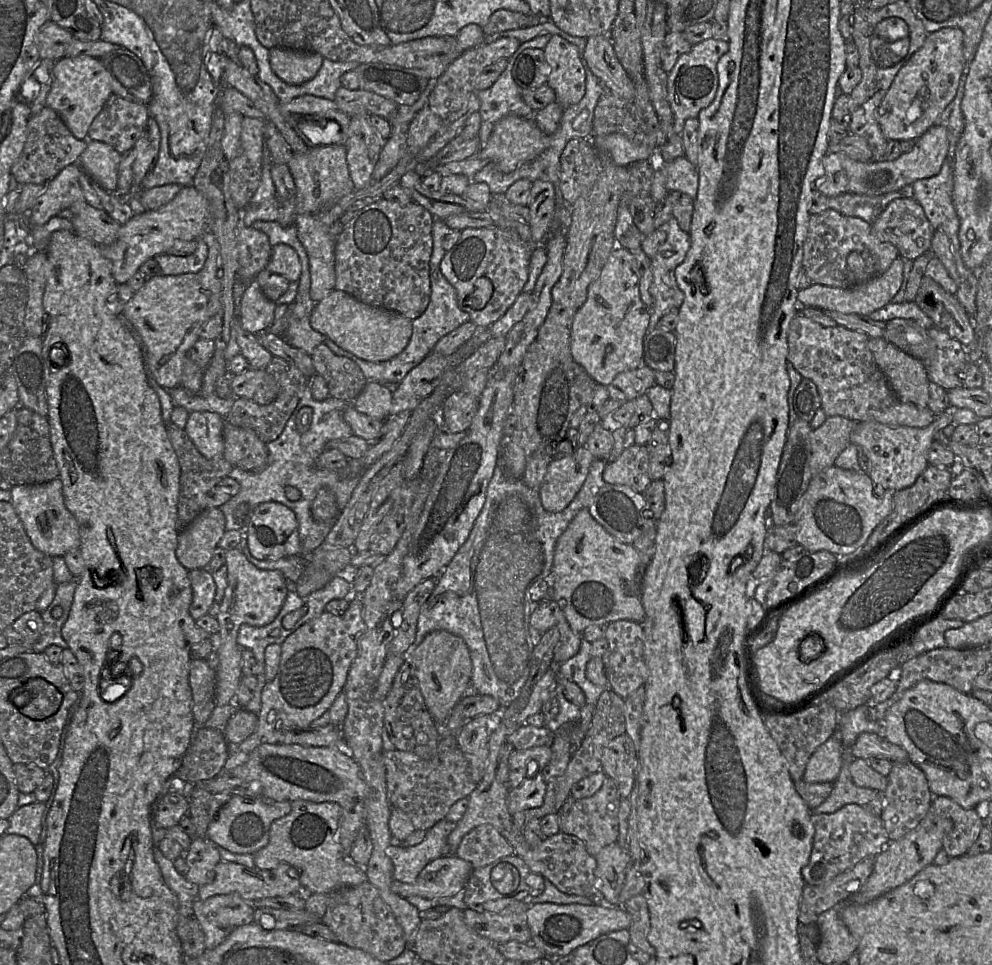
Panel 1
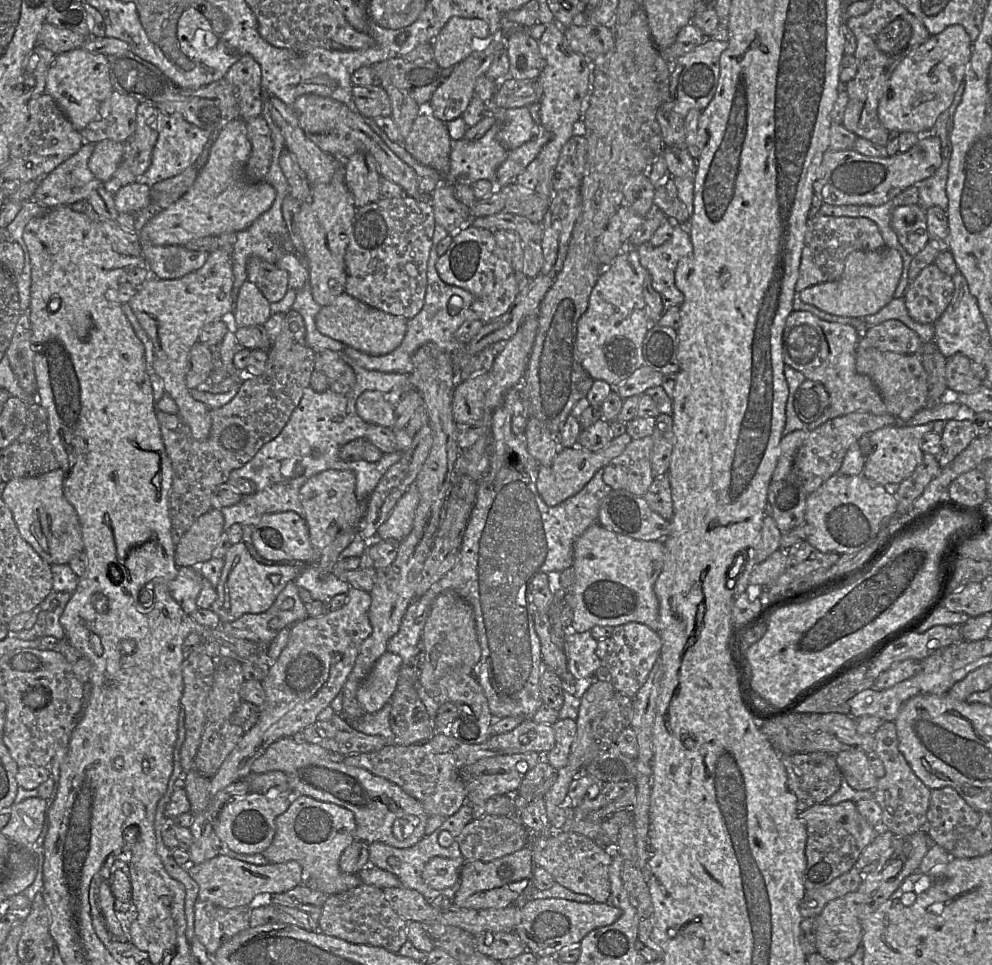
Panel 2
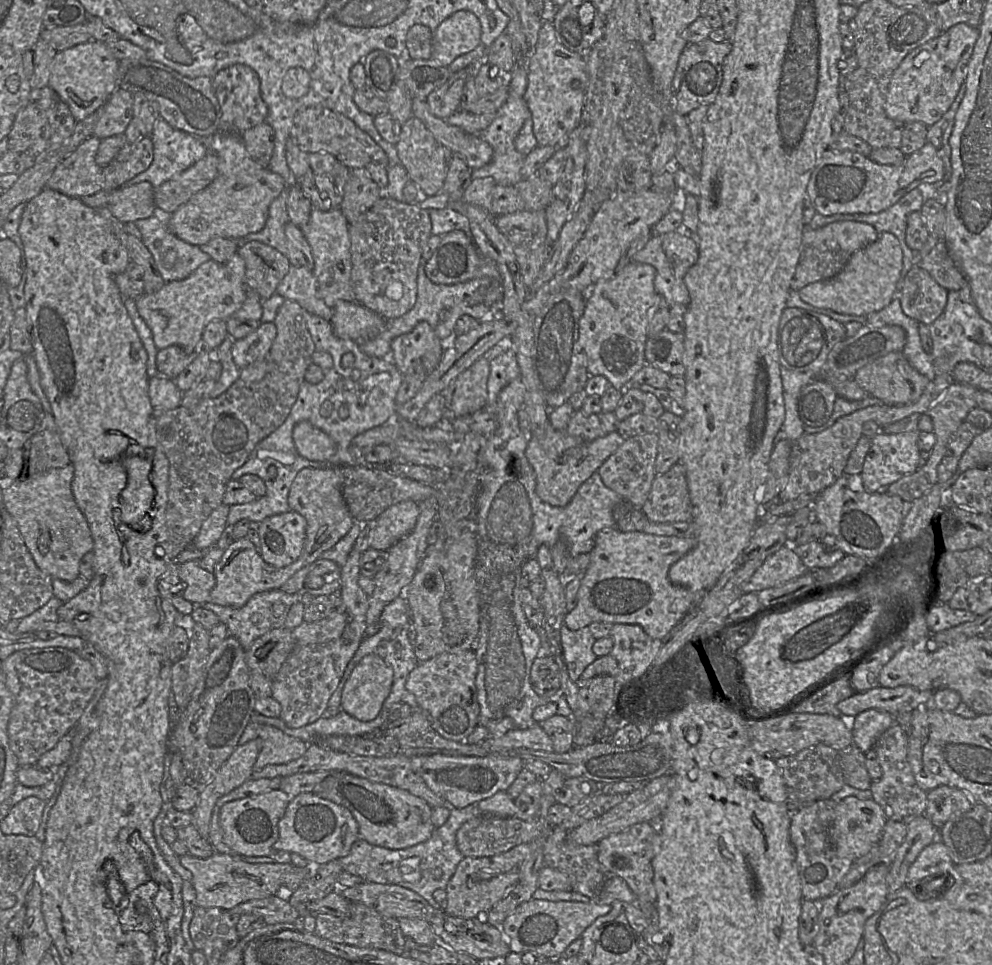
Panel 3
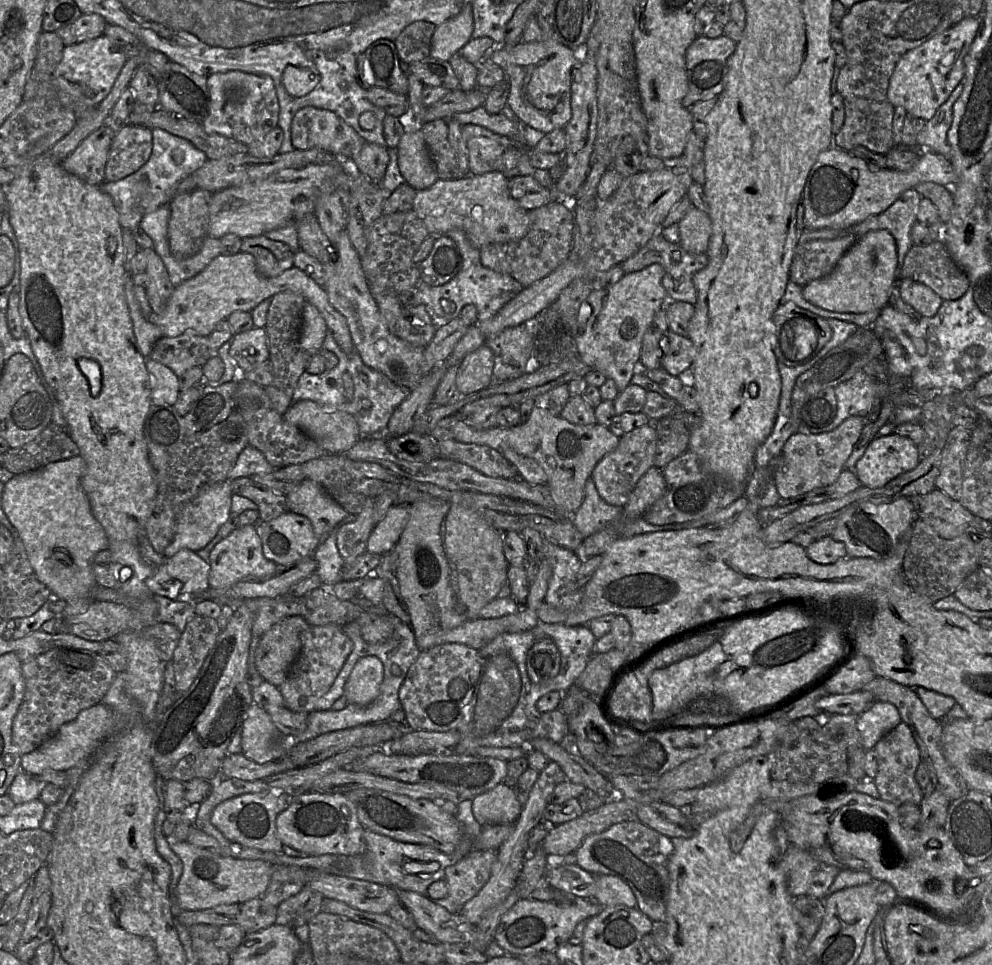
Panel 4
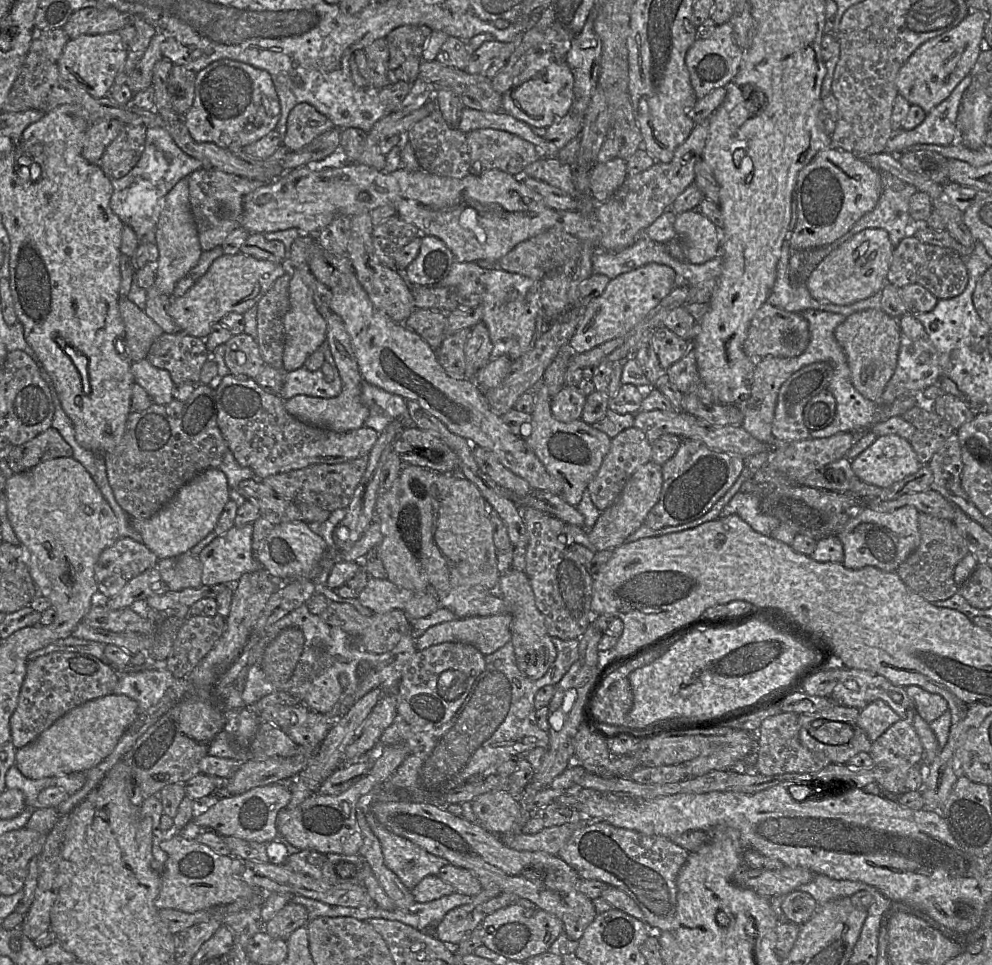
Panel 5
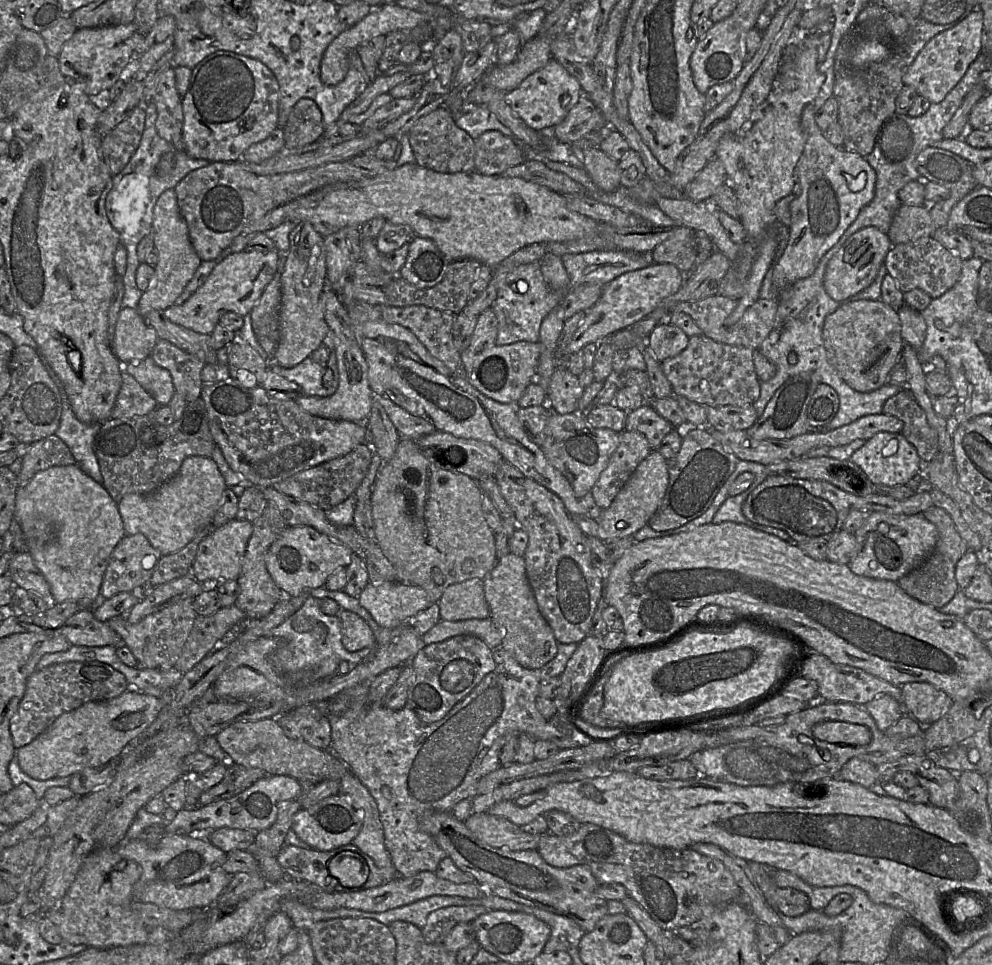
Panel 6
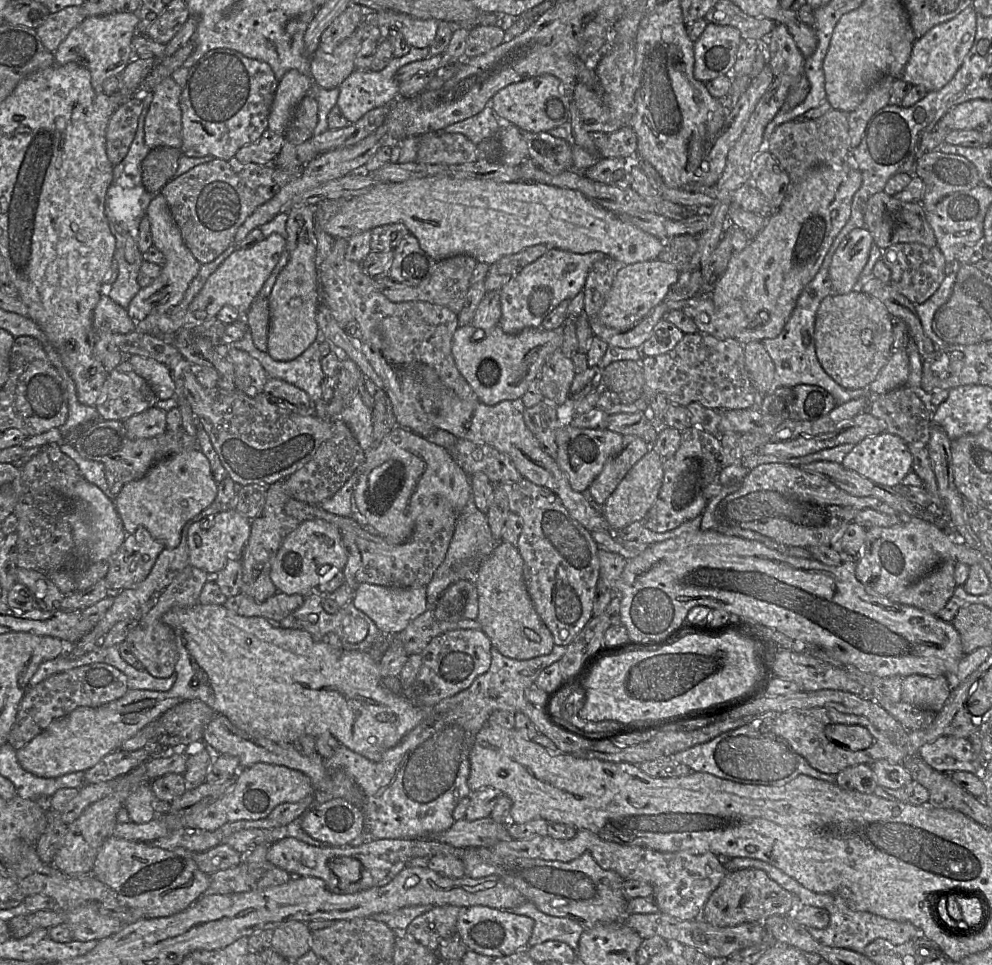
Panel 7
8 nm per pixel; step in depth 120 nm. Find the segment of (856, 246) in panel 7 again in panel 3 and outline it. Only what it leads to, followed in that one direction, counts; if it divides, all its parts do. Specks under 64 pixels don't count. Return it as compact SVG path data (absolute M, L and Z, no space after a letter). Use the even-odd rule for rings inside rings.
M889 232L855 251L843 269L834 277L810 283L798 291L804 302L839 314L867 316L886 307L897 296L896 284L903 265L903 253L898 239Z

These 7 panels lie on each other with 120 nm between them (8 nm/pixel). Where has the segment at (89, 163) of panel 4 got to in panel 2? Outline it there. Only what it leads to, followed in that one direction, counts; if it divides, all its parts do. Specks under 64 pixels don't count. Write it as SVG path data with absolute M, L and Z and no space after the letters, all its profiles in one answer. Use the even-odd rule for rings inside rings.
M84 142L77 153L39 180L33 200L45 210L87 201L100 183L88 167L94 144Z

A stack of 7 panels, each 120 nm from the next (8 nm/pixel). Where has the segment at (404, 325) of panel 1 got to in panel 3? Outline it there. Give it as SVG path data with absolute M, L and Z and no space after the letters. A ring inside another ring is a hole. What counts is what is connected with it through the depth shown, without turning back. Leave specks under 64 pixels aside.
M341 301L334 306L330 323L337 336L361 342L377 337L386 319L356 301Z

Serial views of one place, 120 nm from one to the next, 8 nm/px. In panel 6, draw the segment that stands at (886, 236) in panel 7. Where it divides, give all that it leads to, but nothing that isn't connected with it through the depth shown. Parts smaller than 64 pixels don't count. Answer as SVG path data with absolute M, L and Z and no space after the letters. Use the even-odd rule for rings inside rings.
M929 203L923 206L901 204L892 219L887 236L892 245L896 245L931 237L936 229Z

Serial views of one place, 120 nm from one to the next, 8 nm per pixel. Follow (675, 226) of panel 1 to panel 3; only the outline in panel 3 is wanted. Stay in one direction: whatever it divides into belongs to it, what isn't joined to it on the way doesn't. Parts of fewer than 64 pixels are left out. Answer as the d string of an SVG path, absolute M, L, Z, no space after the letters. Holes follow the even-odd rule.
M670 231L664 234L652 232L646 245L636 252L633 261L652 265L656 270L654 287L658 294L663 296L671 306L674 304L688 305L690 296L684 282L687 270L696 263L699 256L698 242L694 235L682 231Z

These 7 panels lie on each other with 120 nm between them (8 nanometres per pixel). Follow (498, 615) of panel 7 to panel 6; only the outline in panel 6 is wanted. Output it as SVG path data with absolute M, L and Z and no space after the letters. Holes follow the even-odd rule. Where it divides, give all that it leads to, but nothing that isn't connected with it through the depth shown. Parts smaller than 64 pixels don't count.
M509 553L498 559L493 570L483 579L489 617L502 634L501 647L526 669L538 669L557 654L557 641L551 627L539 611L529 584L523 556Z

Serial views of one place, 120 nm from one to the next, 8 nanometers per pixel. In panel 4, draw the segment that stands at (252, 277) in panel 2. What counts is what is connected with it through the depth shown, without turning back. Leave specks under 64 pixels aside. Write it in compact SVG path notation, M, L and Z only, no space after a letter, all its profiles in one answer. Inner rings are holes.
M265 235L243 238L240 250L254 256L257 272L263 277L278 276L294 266L294 252L290 247L281 241L271 240Z

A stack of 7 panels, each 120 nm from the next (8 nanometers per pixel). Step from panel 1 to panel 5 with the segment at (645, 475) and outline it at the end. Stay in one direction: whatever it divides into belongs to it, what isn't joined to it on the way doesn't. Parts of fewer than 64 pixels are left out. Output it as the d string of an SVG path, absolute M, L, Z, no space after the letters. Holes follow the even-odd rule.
M630 427L612 438L609 452L587 486L596 508L601 512L609 508L617 500L632 474L640 466L651 461L651 458L652 443L649 442L646 434L642 430Z

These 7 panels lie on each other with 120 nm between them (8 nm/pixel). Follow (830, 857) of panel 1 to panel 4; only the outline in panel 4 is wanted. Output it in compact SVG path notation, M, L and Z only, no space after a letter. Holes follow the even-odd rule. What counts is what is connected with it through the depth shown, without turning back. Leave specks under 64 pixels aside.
M789 846L778 861L785 873L787 890L796 898L801 895L824 899L841 869L815 859L809 852Z

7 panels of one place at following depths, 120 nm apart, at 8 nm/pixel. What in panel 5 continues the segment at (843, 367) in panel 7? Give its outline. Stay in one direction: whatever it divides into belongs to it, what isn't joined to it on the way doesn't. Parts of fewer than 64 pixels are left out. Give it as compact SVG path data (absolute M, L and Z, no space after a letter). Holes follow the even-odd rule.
M882 309L858 311L835 328L834 336L847 357L853 386L865 398L880 405L880 397L897 365L902 337L899 319Z

